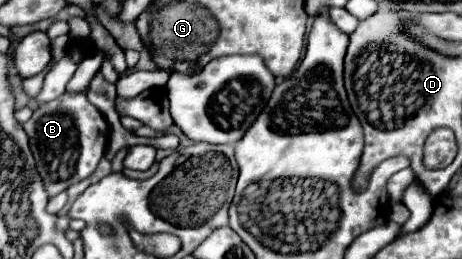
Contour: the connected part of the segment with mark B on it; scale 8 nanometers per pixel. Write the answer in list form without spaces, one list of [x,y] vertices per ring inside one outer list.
[[[64,93],[60,95],[60,99],[40,105],[30,117],[30,121],[24,123],[36,167],[40,171],[40,177],[44,179],[44,185],[48,187],[50,197],[92,175],[106,151],[108,123],[104,121],[106,119],[102,117],[102,113],[86,99],[86,93]]]

